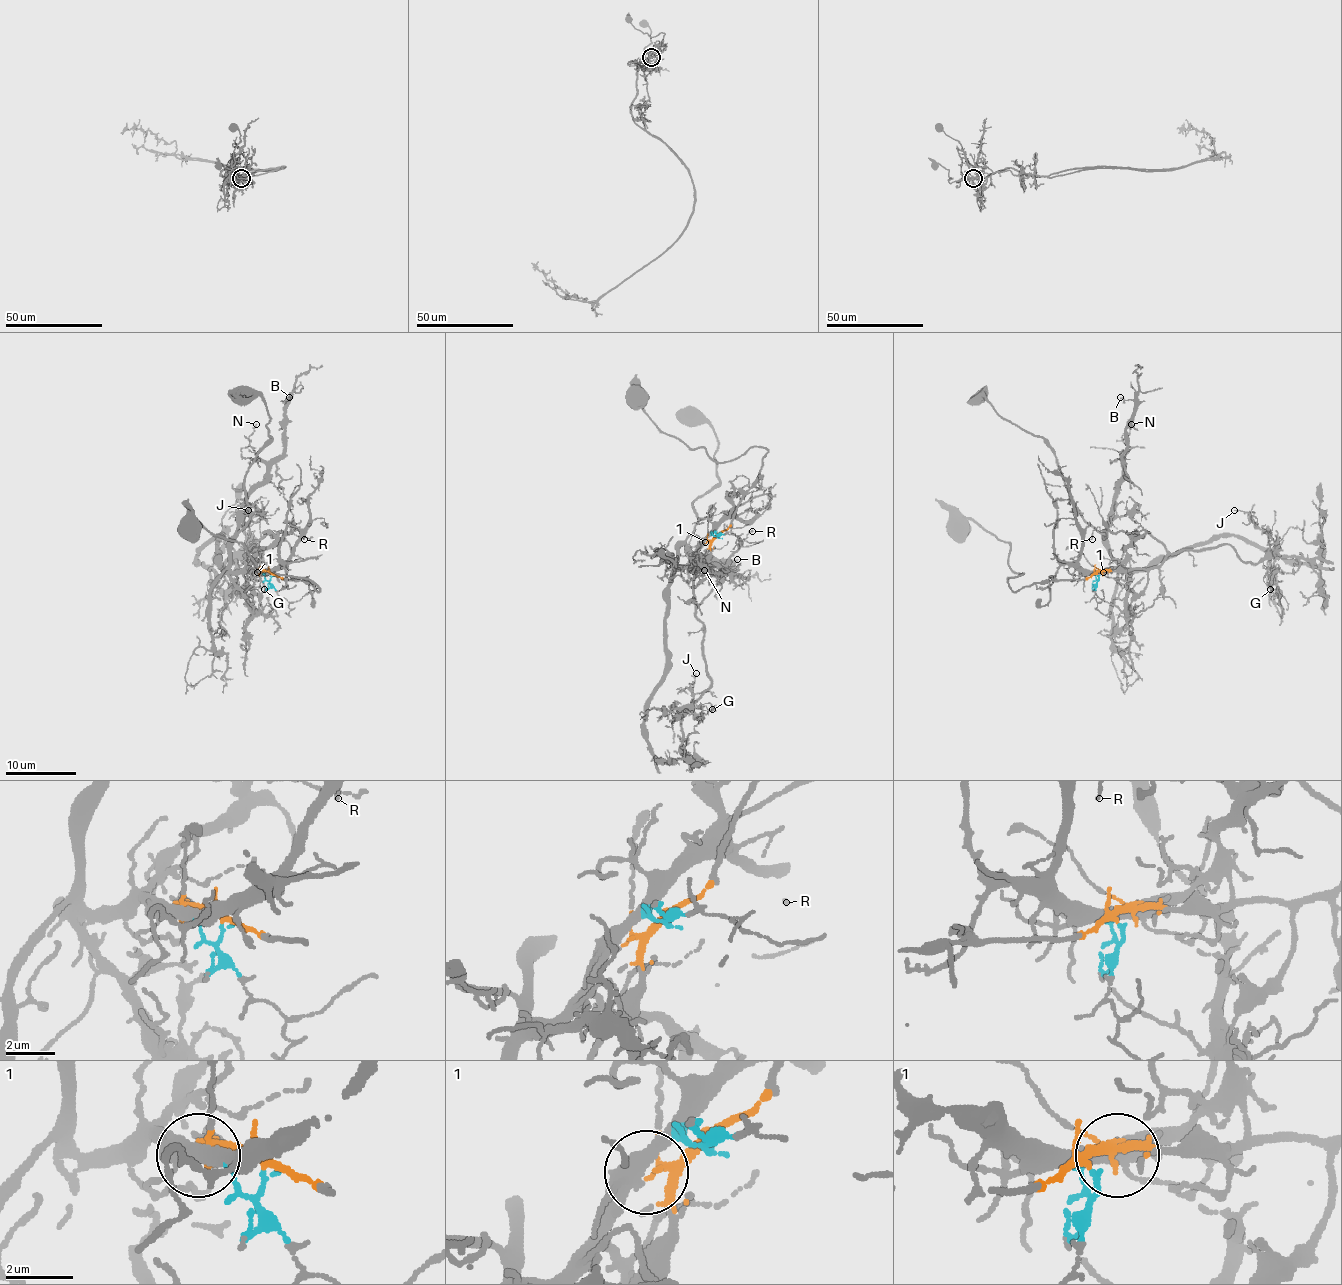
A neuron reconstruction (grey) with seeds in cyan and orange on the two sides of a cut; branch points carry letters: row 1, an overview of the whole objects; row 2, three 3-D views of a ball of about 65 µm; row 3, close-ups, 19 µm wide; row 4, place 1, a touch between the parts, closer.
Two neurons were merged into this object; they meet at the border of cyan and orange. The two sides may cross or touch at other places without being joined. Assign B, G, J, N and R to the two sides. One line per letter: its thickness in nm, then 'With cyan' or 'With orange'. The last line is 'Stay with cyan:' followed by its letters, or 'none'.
B: Thickness 90 nm. With cyan
G: Thickness 110 nm. With orange
J: Thickness 150 nm. With orange
N: Thickness 130 nm. With cyan
R: Thickness 120 nm. With orange
Stay with cyan: B, N

